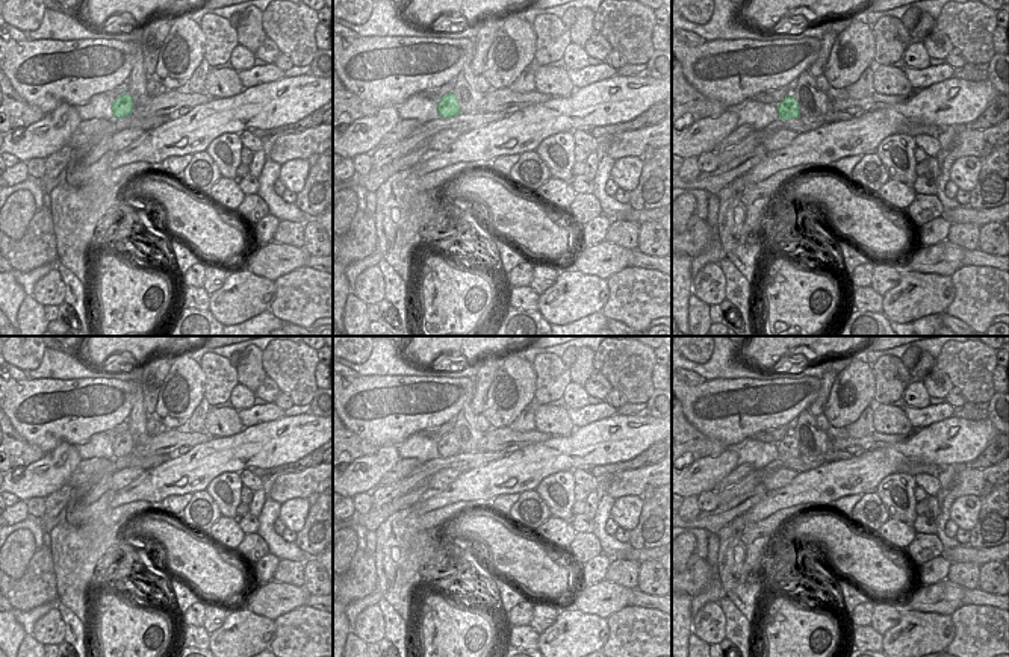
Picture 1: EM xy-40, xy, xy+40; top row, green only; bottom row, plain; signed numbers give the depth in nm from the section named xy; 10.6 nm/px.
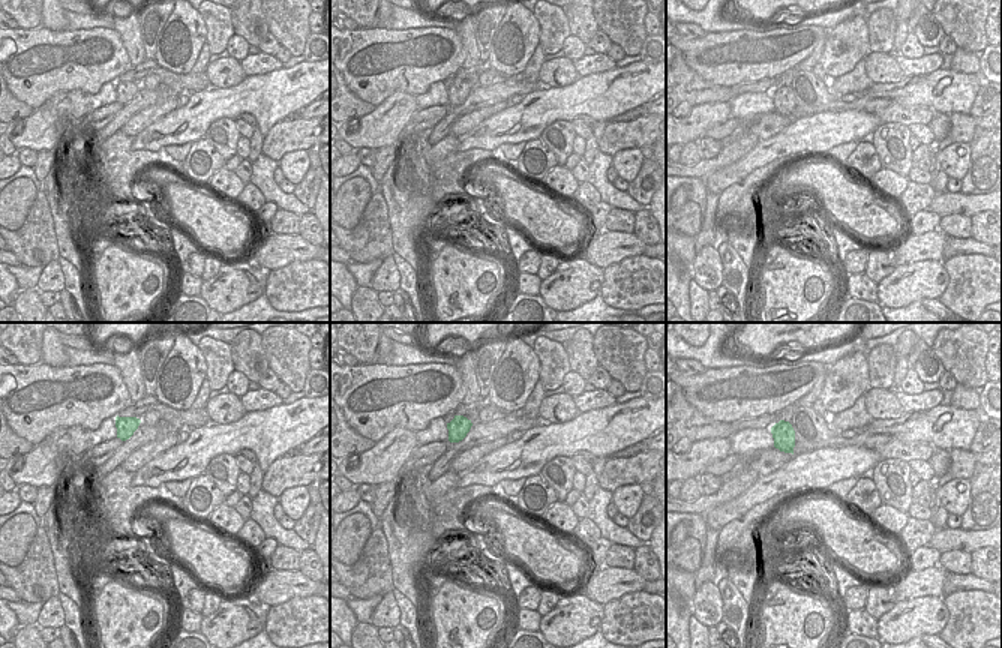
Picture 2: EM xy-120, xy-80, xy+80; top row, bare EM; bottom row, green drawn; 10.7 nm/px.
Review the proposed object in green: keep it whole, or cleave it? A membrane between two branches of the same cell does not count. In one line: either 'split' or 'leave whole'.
leave whole

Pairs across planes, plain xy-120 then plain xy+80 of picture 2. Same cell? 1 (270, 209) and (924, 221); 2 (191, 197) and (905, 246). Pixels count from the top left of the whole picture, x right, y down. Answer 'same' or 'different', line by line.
1: same
2: different

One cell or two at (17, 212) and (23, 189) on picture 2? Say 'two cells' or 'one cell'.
one cell

